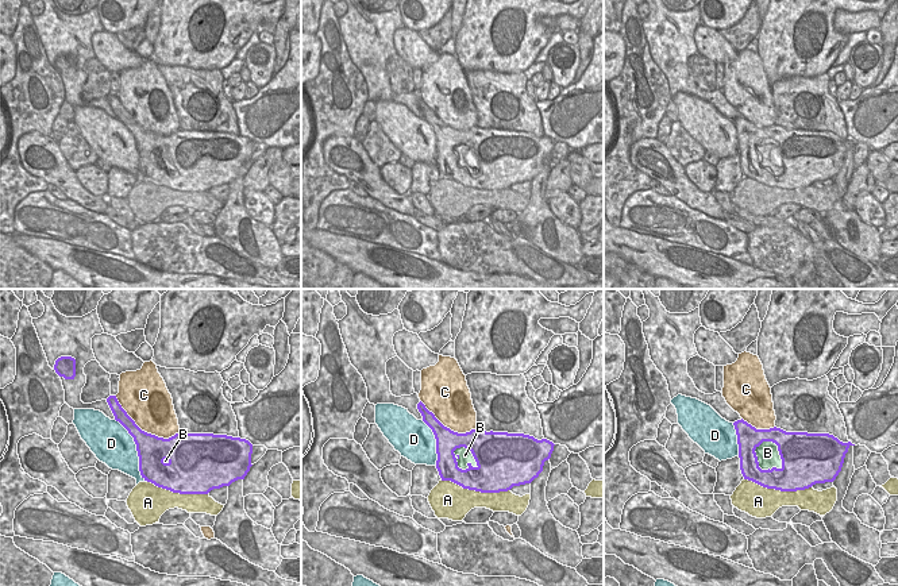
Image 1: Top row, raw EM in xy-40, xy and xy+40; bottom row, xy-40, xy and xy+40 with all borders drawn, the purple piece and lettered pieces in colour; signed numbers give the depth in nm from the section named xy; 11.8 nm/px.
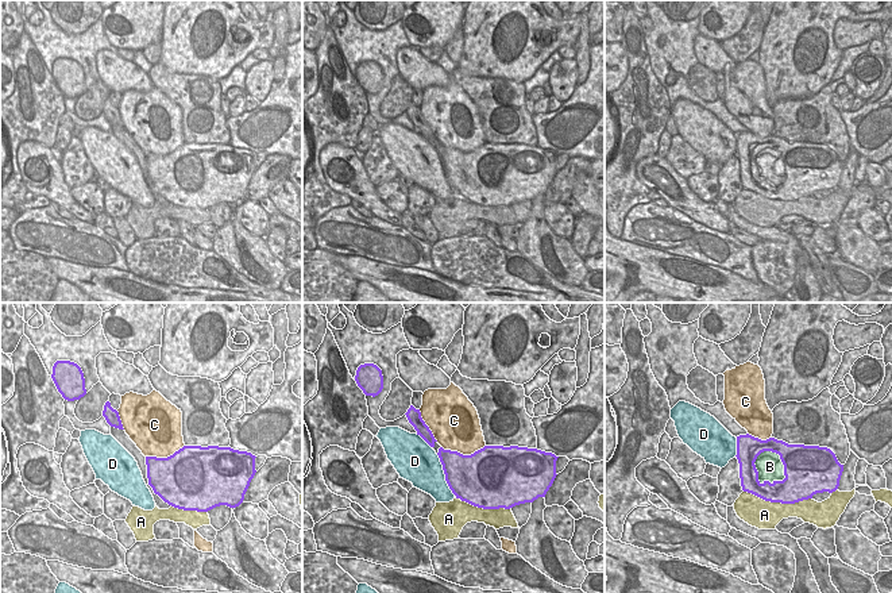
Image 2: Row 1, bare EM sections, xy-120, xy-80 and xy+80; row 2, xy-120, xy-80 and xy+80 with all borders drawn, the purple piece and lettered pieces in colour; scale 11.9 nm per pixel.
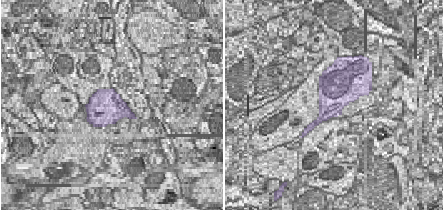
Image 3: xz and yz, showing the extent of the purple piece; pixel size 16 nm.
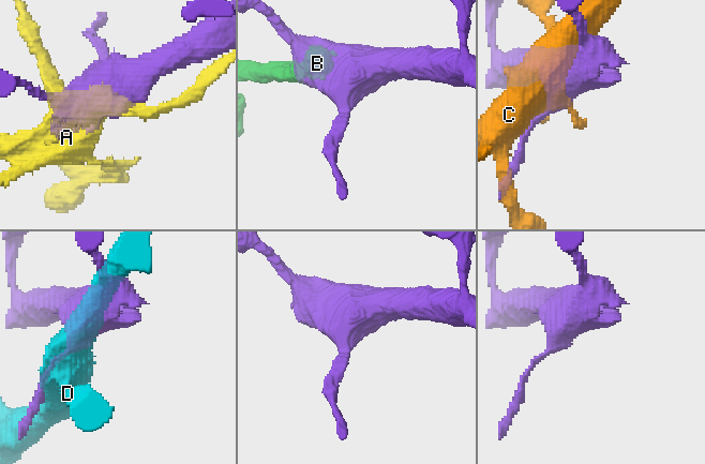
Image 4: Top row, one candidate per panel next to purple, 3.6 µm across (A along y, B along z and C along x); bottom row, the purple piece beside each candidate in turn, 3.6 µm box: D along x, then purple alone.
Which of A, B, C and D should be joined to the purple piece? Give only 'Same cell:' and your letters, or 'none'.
Same cell: B

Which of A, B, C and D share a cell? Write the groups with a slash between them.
A / B / C / D

